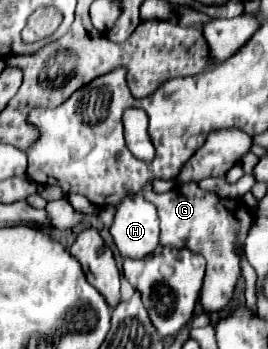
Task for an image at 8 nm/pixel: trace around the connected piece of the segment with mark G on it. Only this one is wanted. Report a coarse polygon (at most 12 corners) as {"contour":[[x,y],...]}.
{"contour":[[198,182],[143,196],[160,220],[160,245],[206,258],[200,302],[222,310],[240,276],[242,224],[208,202]]}

